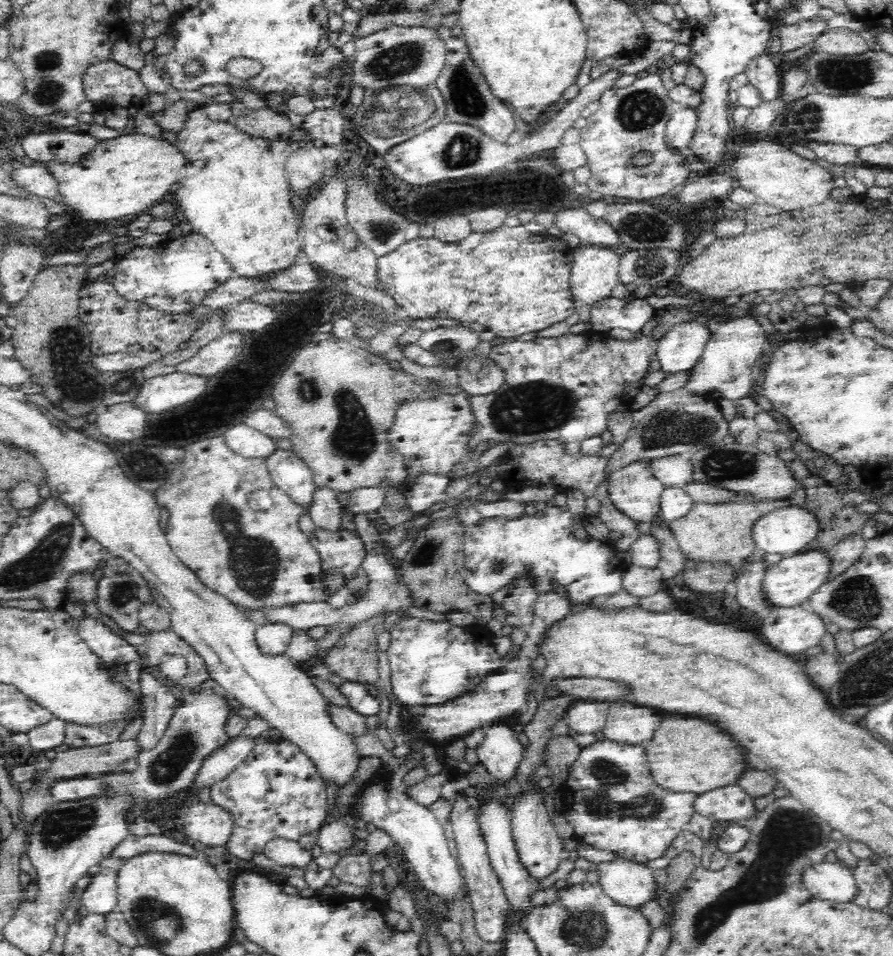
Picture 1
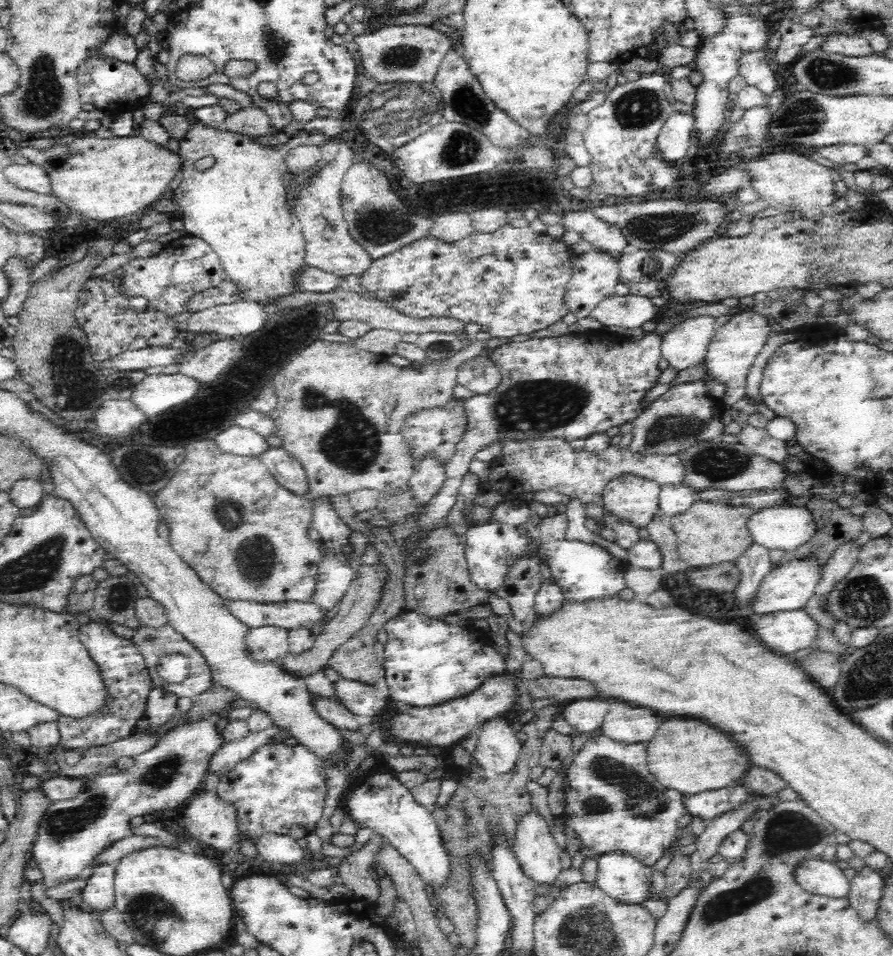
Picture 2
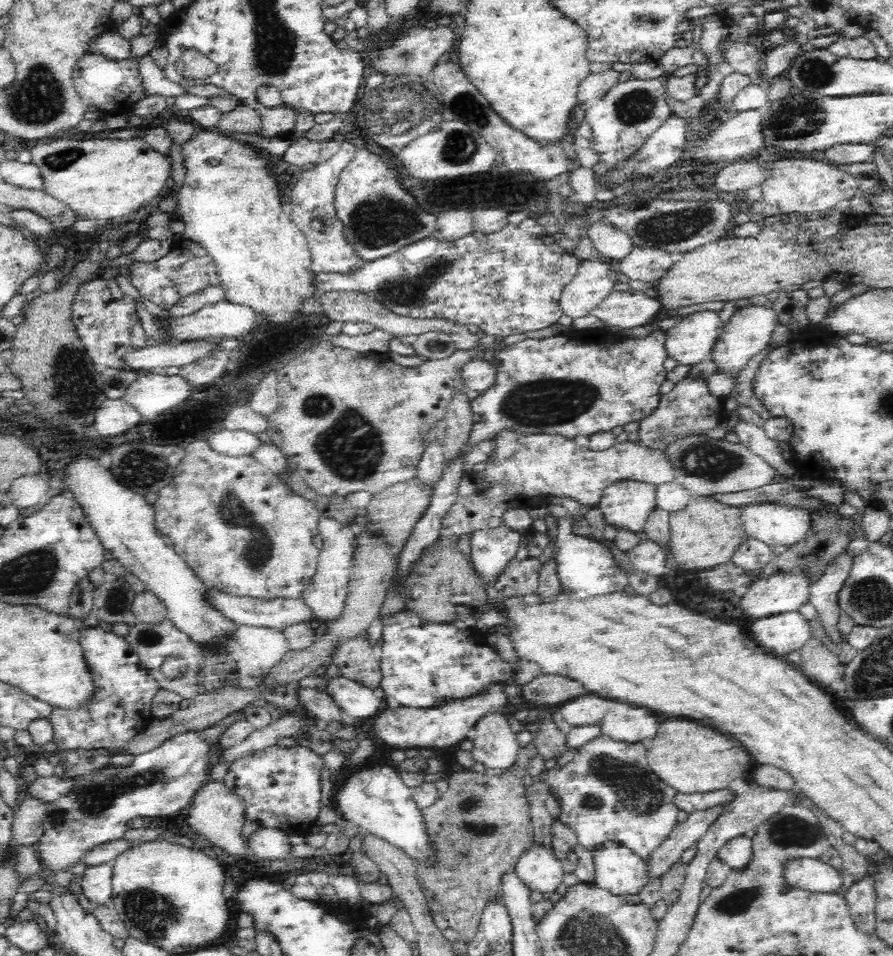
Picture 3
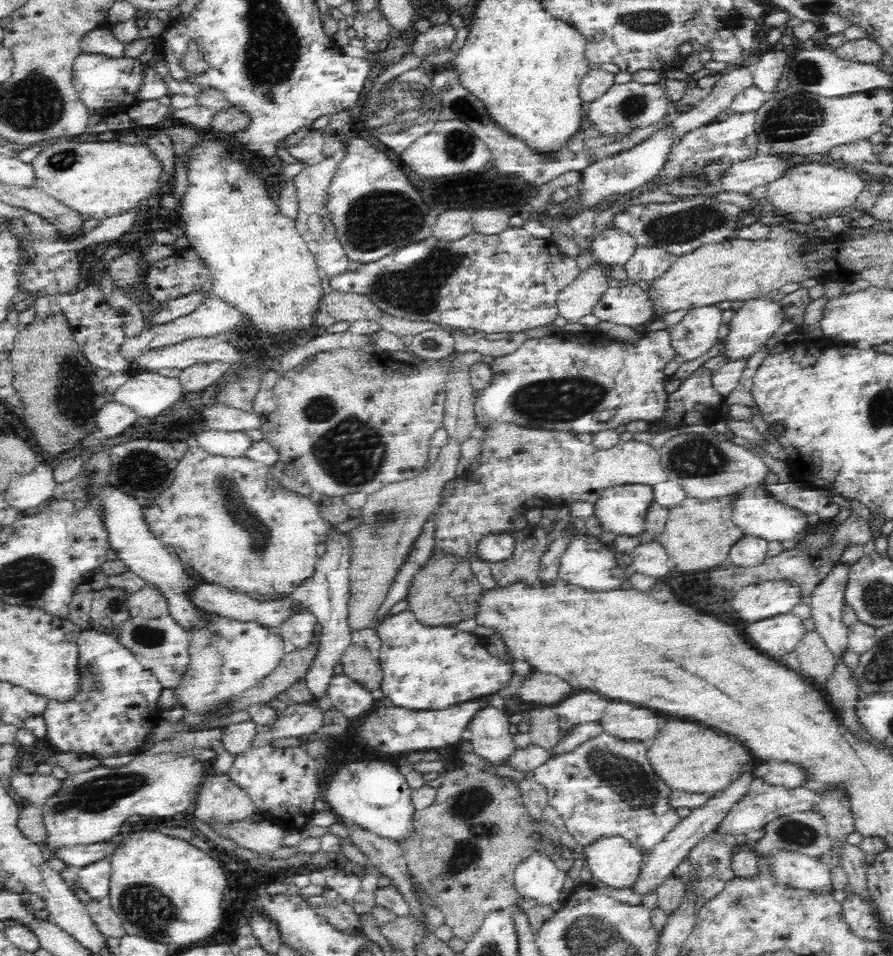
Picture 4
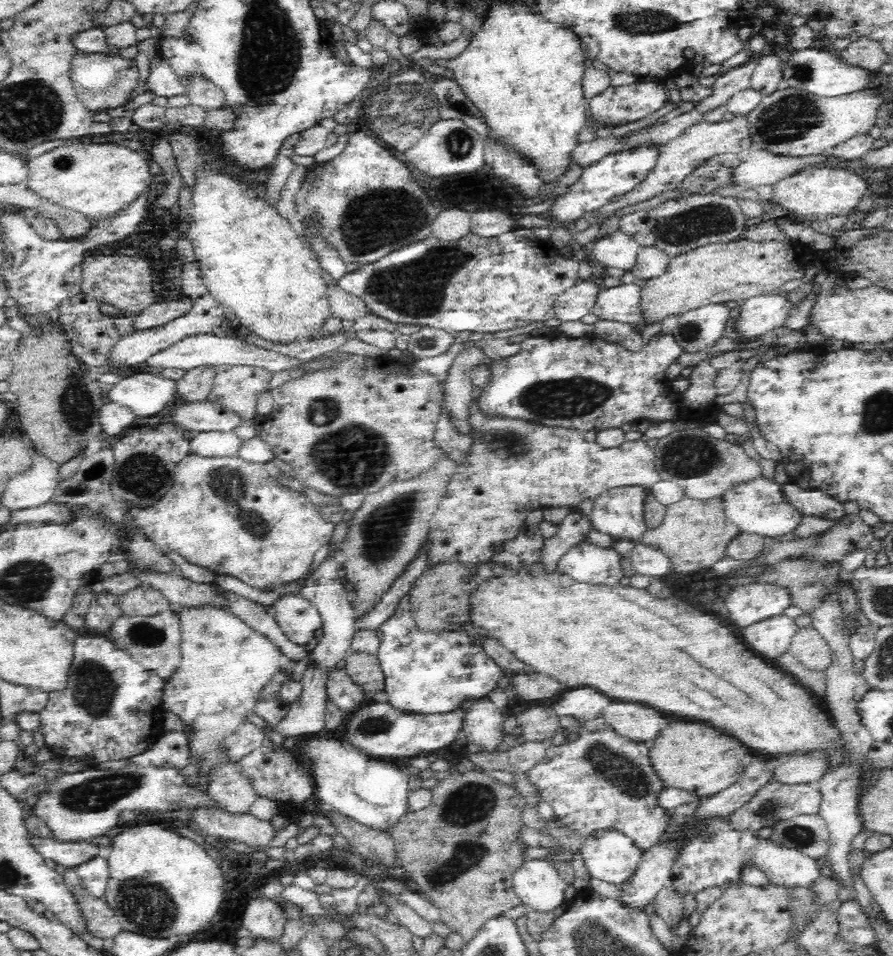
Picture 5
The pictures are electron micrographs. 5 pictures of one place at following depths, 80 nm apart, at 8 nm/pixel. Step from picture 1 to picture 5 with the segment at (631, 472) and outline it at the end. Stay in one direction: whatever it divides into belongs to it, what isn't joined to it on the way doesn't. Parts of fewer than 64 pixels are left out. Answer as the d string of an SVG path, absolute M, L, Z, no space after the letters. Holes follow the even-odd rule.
M622 486L612 488L594 498L594 508L588 516L594 530L612 536L614 542L628 540L635 545L642 543L644 532L648 530L648 525L644 518L644 500L646 491L642 486Z

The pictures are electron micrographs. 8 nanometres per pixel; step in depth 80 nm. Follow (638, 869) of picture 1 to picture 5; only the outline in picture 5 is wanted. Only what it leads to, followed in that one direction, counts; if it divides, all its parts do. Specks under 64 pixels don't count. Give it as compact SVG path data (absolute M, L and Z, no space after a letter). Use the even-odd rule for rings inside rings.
M600 829L588 835L580 858L593 878L618 886L636 872L642 856L628 835Z

